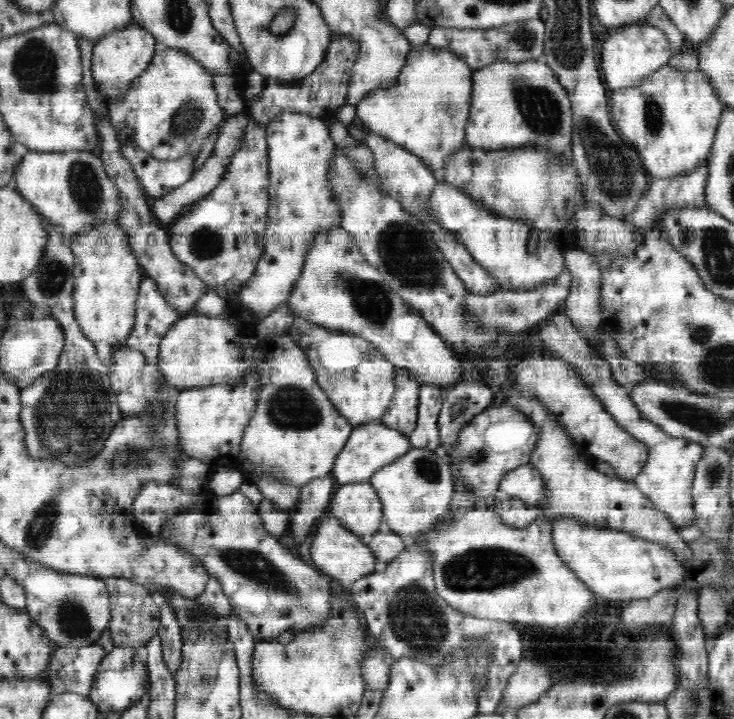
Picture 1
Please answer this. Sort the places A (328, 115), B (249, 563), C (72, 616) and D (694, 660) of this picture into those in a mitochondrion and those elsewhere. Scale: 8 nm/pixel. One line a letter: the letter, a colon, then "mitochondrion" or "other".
A: other
B: mitochondrion
C: mitochondrion
D: other

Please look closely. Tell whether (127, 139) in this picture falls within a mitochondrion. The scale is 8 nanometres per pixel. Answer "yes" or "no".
no

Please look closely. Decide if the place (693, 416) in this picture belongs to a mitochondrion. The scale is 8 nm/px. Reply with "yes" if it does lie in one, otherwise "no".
yes

